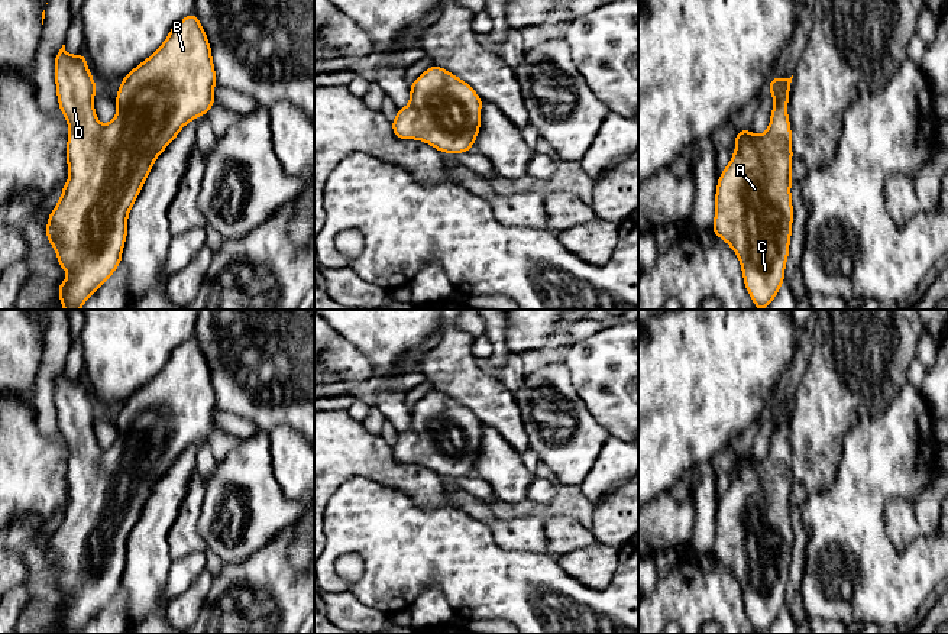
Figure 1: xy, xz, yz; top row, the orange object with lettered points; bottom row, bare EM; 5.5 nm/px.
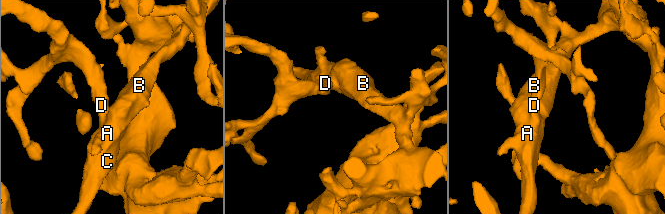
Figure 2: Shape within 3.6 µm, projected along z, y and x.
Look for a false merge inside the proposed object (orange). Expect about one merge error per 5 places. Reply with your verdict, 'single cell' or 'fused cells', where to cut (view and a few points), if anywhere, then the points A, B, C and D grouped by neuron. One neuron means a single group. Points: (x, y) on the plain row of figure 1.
single cell | no cut | A B C D

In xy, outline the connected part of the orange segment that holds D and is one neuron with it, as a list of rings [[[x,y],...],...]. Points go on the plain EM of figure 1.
[[[195,337],[175,347],[161,372],[122,404],[116,418],[117,439],[106,450],[100,449],[96,440],[93,421],[98,411],[94,408],[85,382],[84,376],[71,381],[65,375],[65,369],[55,379],[58,428],[69,452],[67,468],[69,504],[62,510],[64,518],[48,540],[46,563],[56,575],[62,596],[68,595],[71,599],[68,604],[62,604],[58,611],[61,630],[65,634],[80,634],[98,611],[114,598],[122,586],[127,559],[127,538],[140,518],[155,483],[188,446],[208,437],[214,427],[216,397],[211,372]]]

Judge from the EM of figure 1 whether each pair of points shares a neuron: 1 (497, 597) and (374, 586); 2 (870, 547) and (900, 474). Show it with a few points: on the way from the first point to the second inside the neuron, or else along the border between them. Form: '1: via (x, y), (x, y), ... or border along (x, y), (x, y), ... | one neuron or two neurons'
1: via (466, 571), (404, 571) | one neuron
2: via (870, 529), (870, 504), (882, 492) | one neuron

